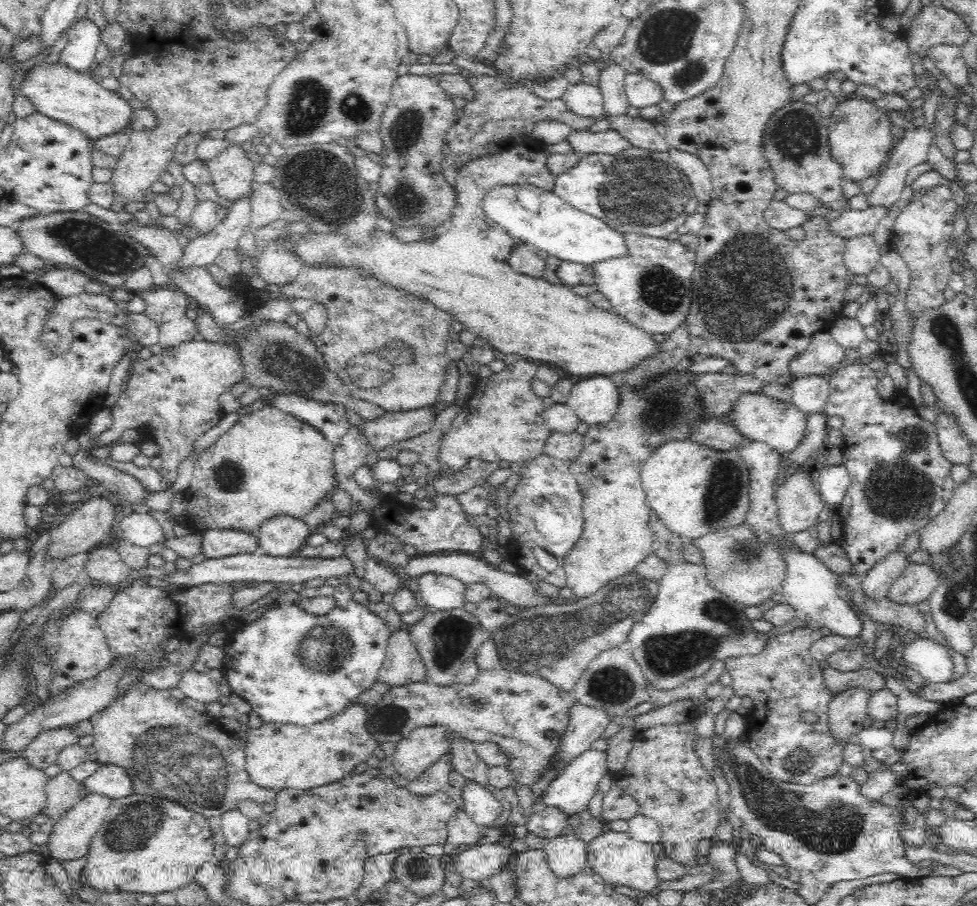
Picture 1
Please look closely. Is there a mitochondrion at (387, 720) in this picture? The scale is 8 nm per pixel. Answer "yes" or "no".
yes

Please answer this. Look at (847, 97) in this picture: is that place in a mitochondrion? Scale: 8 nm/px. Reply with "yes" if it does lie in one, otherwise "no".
no

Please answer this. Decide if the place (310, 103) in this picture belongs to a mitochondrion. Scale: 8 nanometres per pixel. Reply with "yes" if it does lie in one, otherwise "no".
yes

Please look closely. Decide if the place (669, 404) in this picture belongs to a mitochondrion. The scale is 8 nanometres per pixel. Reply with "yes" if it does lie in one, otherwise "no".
yes

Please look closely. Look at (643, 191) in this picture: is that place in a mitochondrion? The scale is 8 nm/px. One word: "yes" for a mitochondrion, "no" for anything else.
yes

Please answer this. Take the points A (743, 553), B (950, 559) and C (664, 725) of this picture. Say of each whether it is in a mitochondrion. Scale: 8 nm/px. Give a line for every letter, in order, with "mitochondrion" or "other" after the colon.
A: mitochondrion
B: mitochondrion
C: other

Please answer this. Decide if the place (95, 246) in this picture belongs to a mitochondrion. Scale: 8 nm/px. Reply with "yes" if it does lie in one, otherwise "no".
yes

